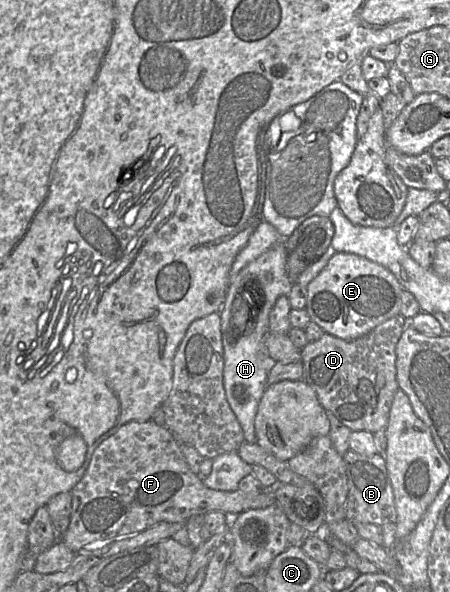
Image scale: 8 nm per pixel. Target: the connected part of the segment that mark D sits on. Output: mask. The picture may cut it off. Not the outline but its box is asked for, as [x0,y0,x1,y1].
[301,314,408,433]

